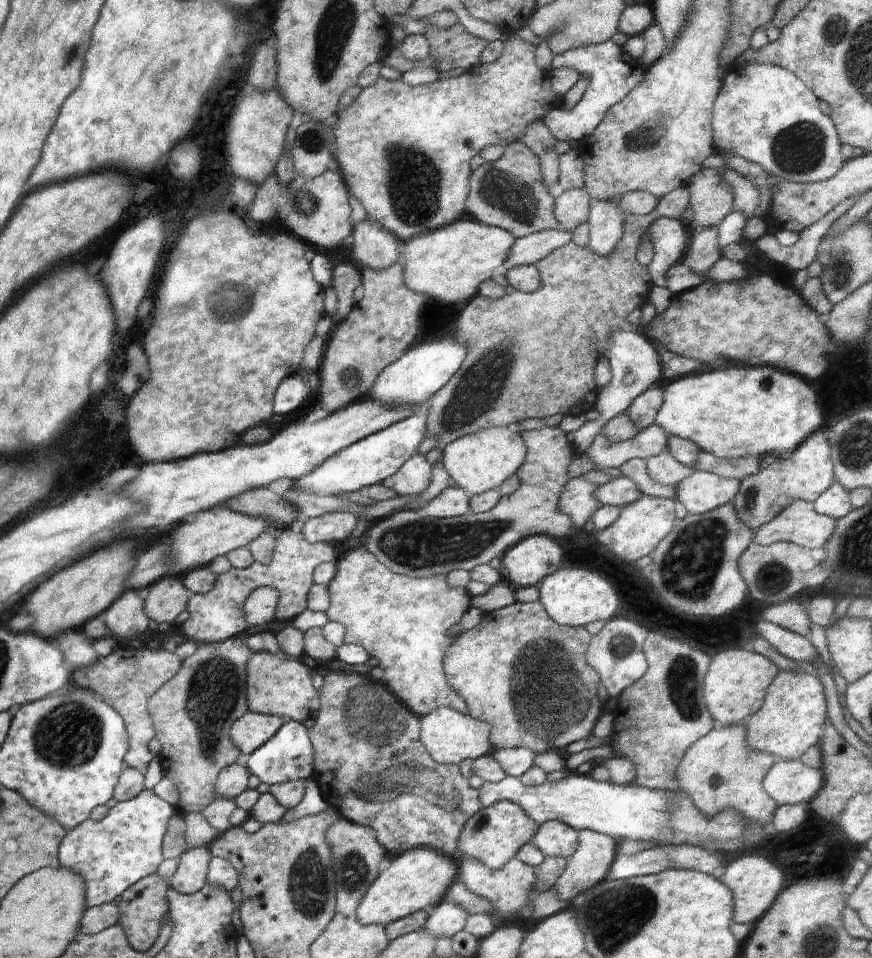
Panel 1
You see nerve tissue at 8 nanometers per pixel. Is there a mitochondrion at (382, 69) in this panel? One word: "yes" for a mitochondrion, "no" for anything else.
no

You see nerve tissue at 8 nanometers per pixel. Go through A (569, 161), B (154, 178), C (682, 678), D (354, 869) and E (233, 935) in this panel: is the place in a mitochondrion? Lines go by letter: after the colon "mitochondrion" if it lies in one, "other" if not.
A: other
B: other
C: mitochondrion
D: mitochondrion
E: other

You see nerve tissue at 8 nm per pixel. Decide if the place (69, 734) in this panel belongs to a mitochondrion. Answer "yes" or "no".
yes

